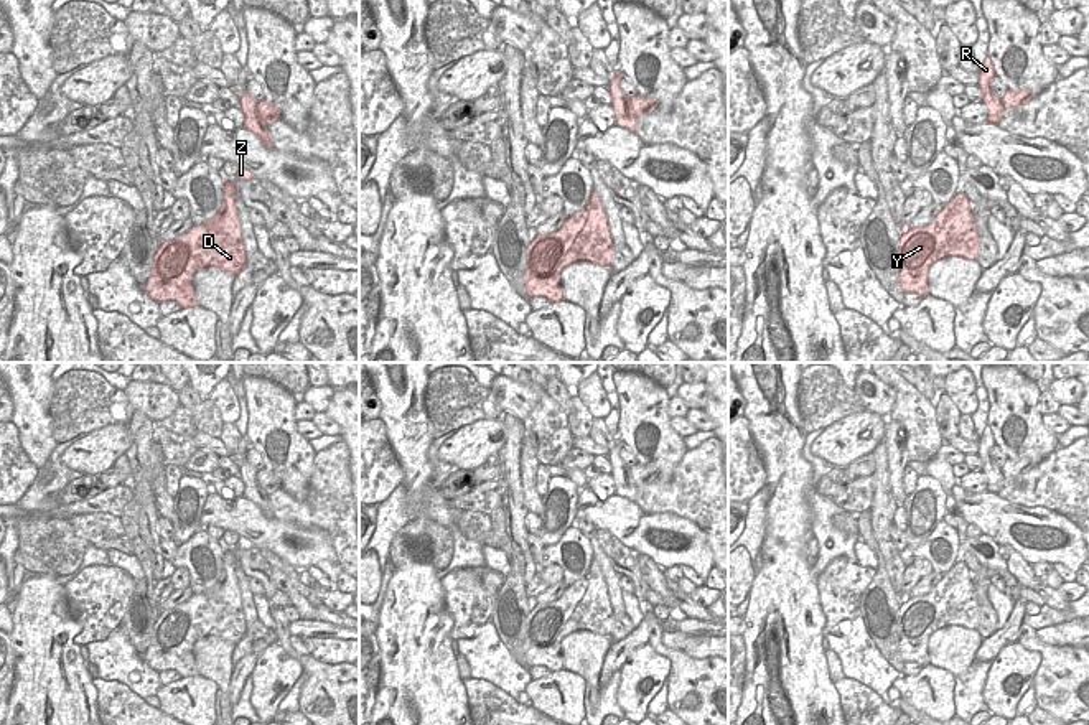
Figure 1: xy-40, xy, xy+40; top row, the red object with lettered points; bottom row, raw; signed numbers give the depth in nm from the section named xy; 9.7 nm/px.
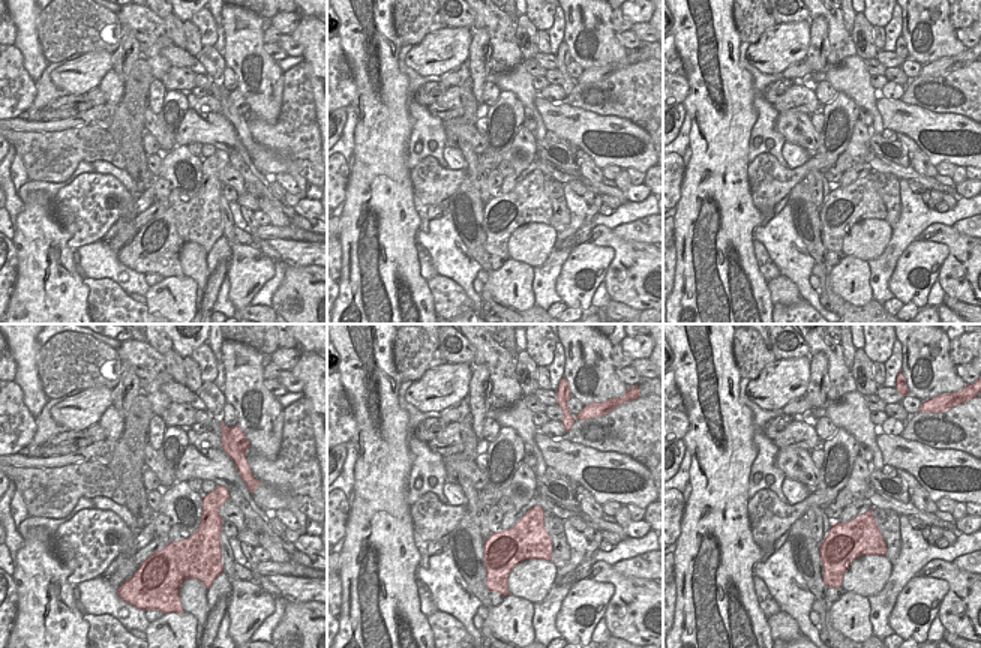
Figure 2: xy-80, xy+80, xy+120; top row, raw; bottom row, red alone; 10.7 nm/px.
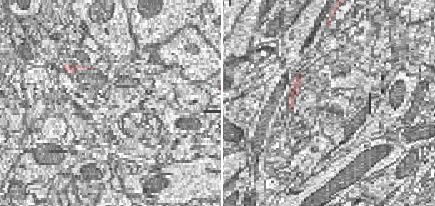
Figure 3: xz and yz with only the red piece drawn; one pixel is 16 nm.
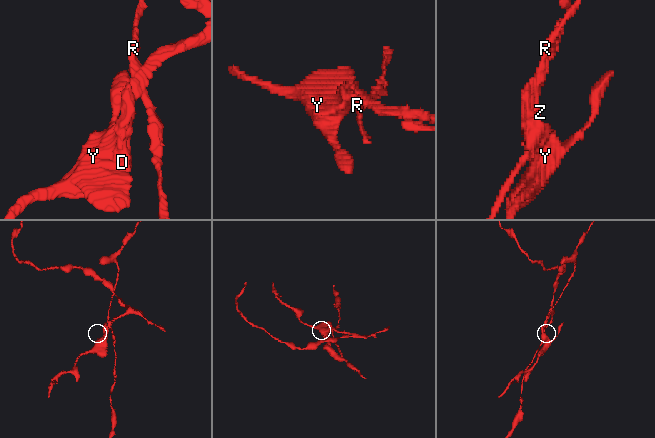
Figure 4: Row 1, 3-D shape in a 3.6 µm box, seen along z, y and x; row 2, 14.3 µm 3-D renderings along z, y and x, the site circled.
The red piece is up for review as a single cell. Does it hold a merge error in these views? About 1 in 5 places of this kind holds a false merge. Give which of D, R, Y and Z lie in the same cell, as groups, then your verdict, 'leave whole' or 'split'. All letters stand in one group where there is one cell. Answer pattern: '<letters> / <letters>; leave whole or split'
D Y Z / R; split

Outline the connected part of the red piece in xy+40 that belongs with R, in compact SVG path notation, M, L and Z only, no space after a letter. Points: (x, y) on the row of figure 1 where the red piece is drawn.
M985 56L984 64L979 69L979 89L982 91L982 104L987 107L987 120L989 124L998 125L1003 117L1003 104L1002 99L995 96L990 89L990 79L995 76L993 66L989 56Z

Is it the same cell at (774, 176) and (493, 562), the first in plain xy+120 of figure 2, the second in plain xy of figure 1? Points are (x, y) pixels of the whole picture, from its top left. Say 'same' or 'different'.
different

